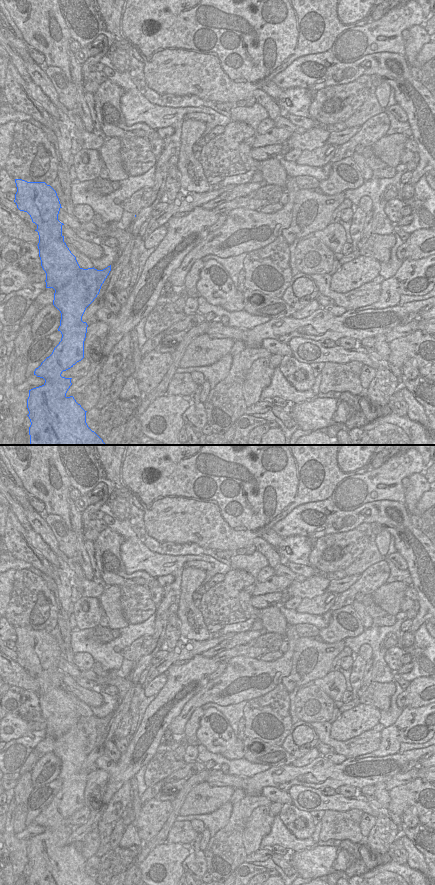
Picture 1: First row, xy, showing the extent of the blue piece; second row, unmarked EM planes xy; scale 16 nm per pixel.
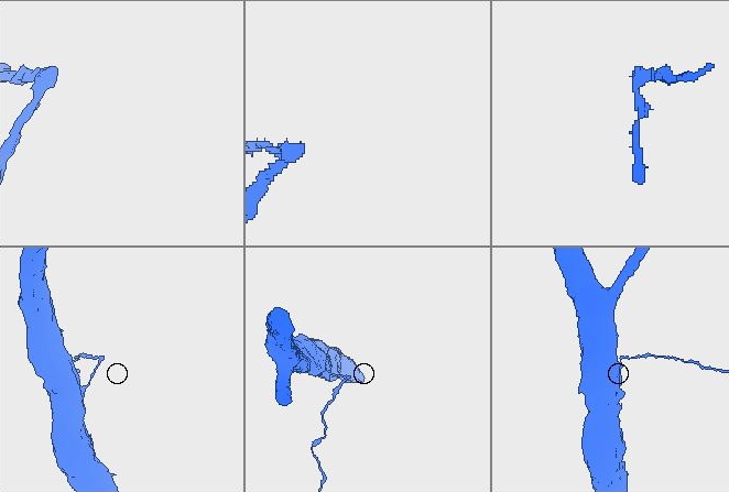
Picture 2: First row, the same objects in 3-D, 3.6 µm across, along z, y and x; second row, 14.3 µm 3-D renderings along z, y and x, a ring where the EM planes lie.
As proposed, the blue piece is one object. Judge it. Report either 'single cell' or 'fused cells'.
fused cells

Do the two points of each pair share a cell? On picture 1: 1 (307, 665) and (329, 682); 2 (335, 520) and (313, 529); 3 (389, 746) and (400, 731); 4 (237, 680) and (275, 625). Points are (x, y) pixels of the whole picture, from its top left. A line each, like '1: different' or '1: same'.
1: different
2: same
3: same
4: different

